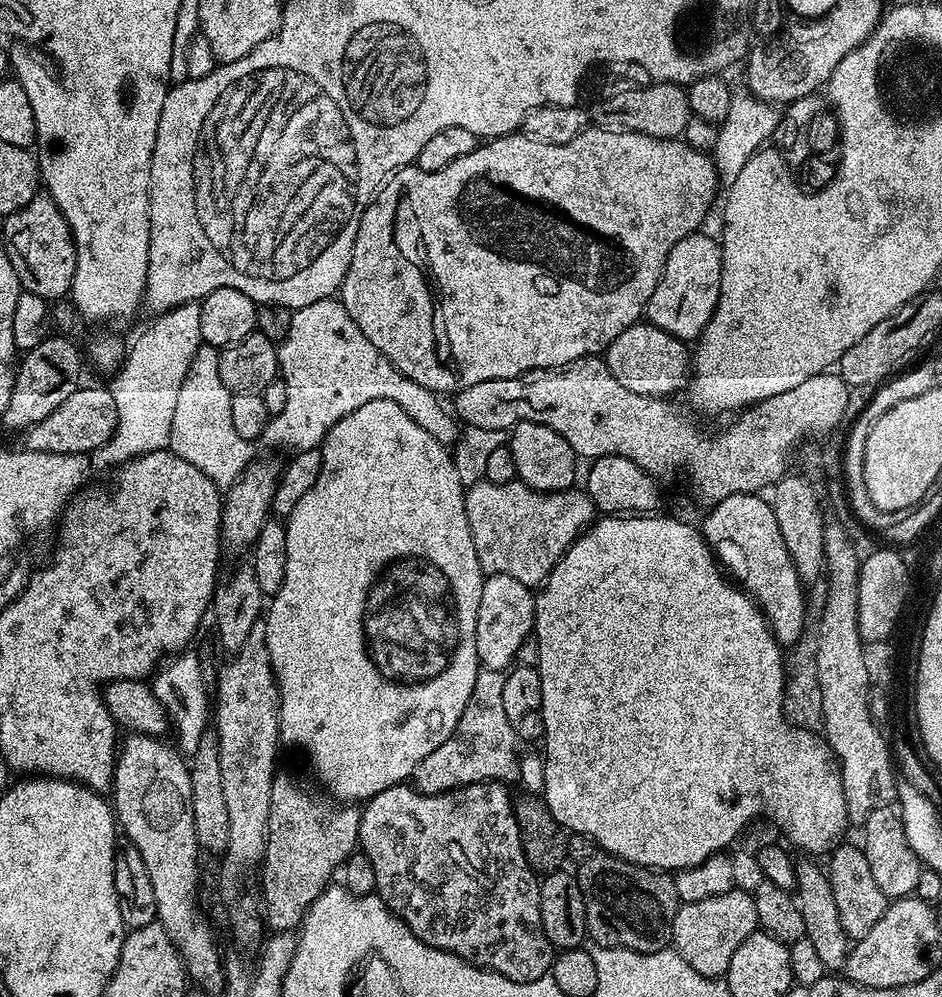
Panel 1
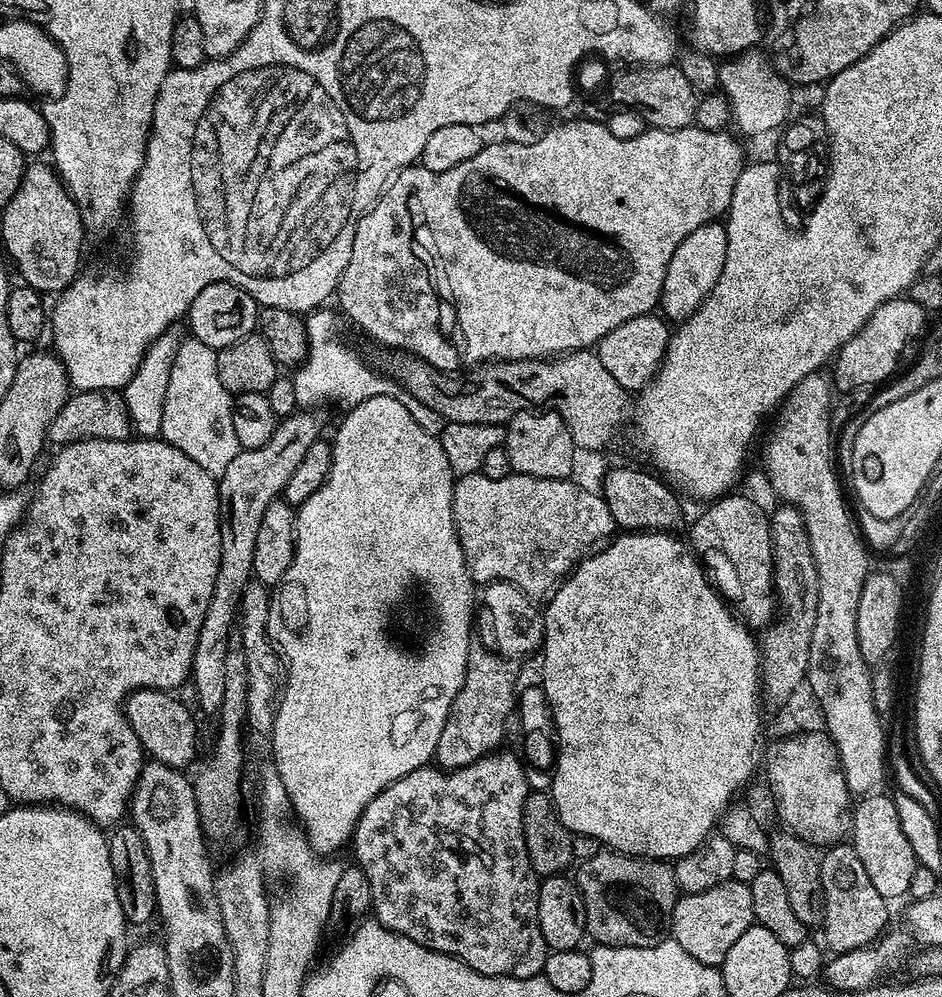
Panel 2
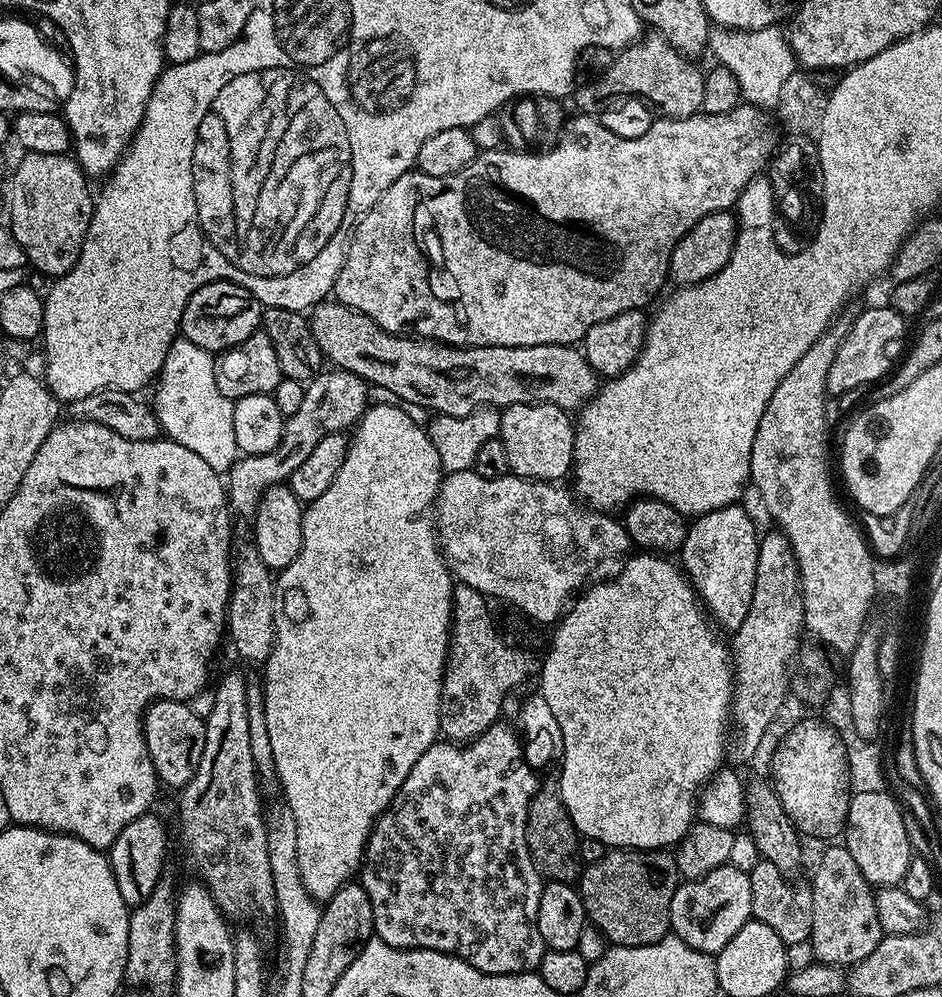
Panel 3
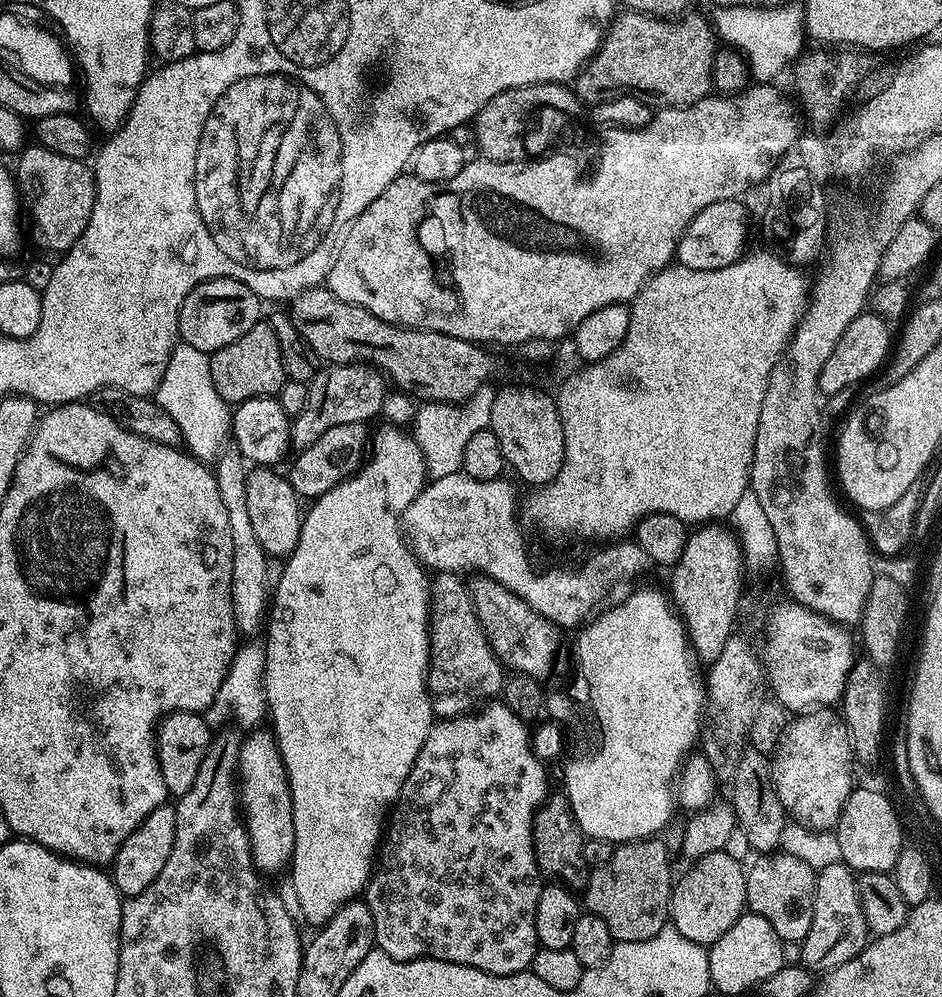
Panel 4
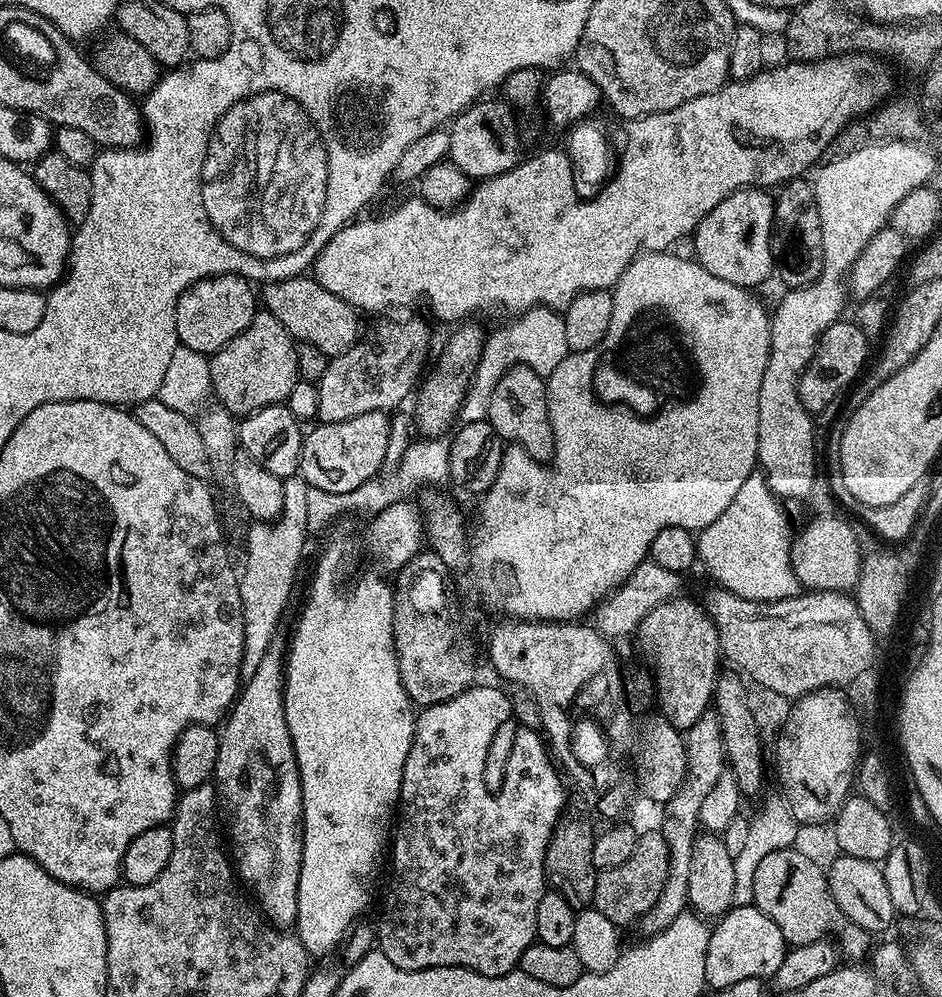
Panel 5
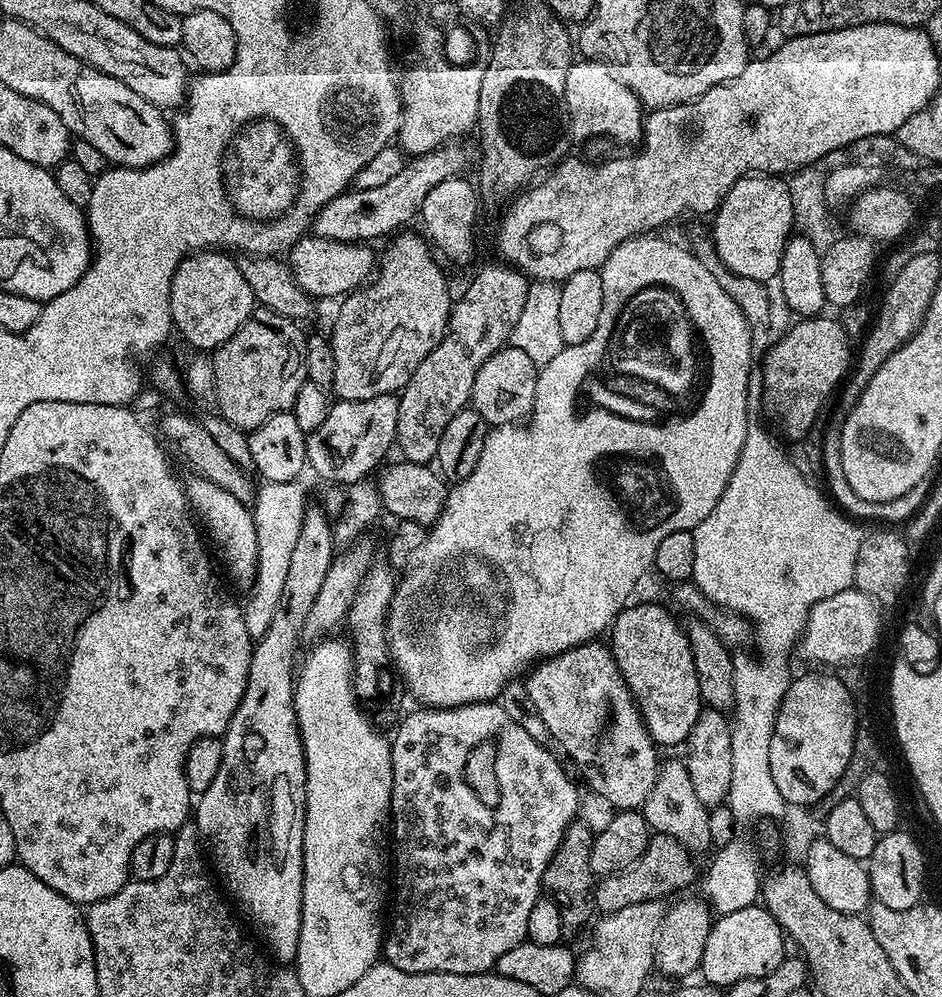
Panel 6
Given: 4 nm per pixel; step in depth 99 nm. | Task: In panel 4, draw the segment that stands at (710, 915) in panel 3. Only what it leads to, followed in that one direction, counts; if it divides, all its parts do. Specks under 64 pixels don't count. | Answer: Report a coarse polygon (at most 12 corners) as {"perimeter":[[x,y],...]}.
{"perimeter":[[706,854],[673,883],[670,924],[711,946],[746,911],[746,868]]}

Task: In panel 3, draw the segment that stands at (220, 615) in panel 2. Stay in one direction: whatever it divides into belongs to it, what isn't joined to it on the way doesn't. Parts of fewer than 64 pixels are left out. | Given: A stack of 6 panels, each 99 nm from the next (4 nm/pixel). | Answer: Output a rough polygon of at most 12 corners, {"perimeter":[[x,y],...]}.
{"perimeter":[[321,371],[270,454],[226,473],[228,506],[255,517],[260,495],[370,407],[353,372]]}

